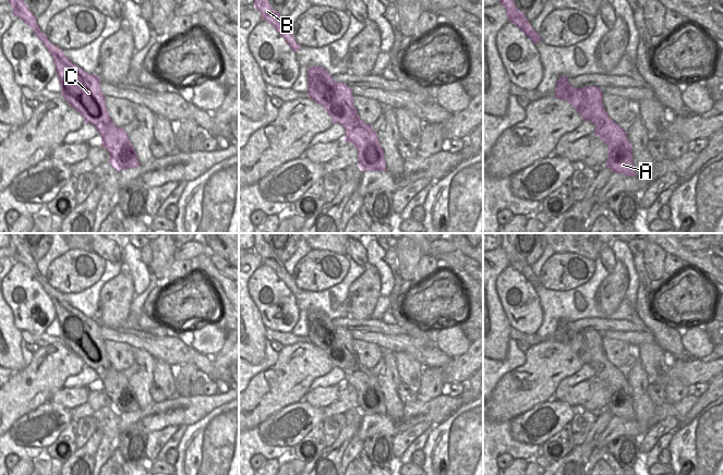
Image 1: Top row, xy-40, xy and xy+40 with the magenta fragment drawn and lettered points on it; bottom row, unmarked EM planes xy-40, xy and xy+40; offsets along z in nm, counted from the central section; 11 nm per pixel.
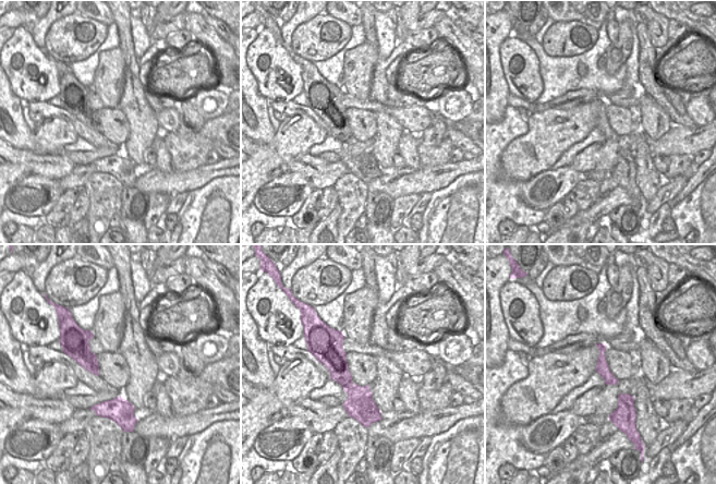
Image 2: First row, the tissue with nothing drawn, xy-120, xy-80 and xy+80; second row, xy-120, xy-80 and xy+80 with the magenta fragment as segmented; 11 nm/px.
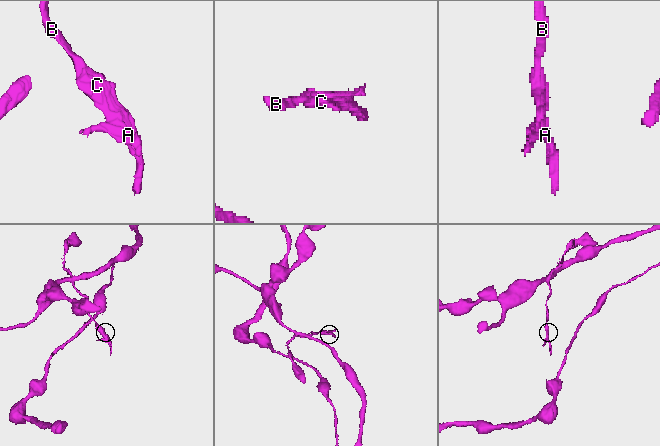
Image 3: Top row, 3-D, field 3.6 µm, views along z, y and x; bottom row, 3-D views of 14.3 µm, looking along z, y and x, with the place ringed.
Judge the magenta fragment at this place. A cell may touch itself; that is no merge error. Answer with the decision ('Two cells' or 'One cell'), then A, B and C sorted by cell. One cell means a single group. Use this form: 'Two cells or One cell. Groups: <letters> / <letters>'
One cell. Groups: A B C

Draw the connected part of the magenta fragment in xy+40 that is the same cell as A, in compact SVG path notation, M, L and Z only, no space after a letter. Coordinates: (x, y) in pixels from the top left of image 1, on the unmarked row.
M559 320L555 331L555 342L568 345L581 360L592 366L594 379L602 382L608 391L606 411L613 416L637 421L634 413L632 391L626 376L608 362L604 353L601 332L586 330L575 332L568 327L569 321Z

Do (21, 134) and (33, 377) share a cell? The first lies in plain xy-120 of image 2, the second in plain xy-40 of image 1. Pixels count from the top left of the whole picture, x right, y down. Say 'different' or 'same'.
different

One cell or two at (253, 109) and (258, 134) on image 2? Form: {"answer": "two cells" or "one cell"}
{"answer": "one cell"}

